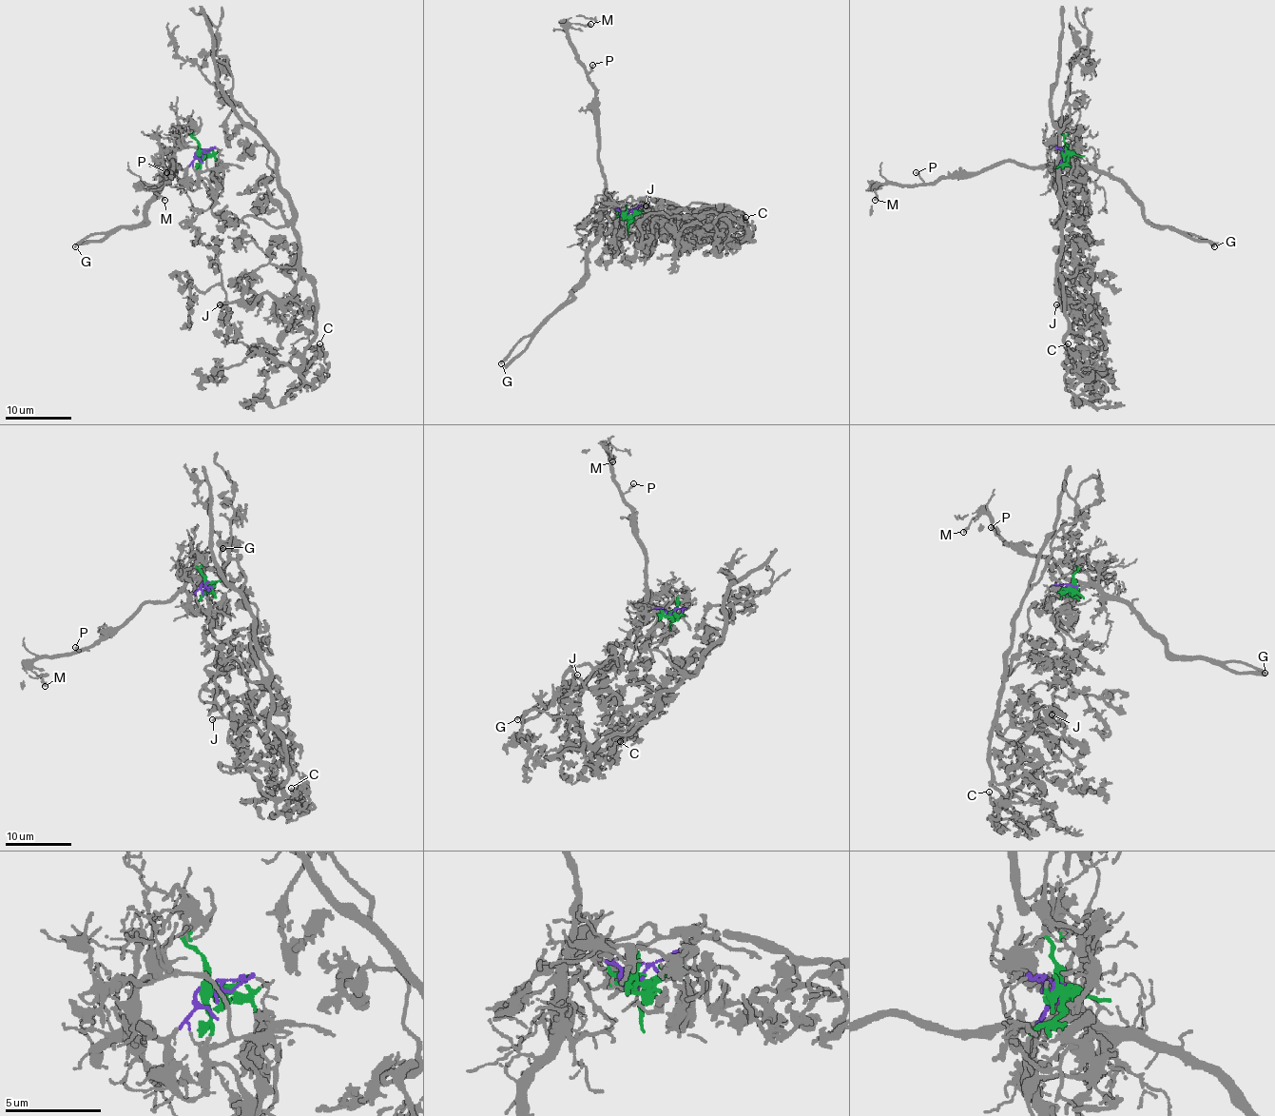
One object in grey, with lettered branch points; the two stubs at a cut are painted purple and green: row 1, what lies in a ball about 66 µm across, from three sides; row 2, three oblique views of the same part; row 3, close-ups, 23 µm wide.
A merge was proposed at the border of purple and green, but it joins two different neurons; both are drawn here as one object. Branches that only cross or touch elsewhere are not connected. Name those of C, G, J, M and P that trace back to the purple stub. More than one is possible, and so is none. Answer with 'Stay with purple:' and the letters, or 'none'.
Stay with purple: G, M, P

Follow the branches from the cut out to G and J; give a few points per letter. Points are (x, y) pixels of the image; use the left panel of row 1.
G: (200, 151), (188, 166), (180, 169), (175, 165), (162, 174), (162, 187), (138, 224), (90, 234), (75, 245)
J: (200, 151), (200, 172), (213, 201), (191, 223), (200, 241), (213, 243), (218, 252), (224, 294), (220, 303)

